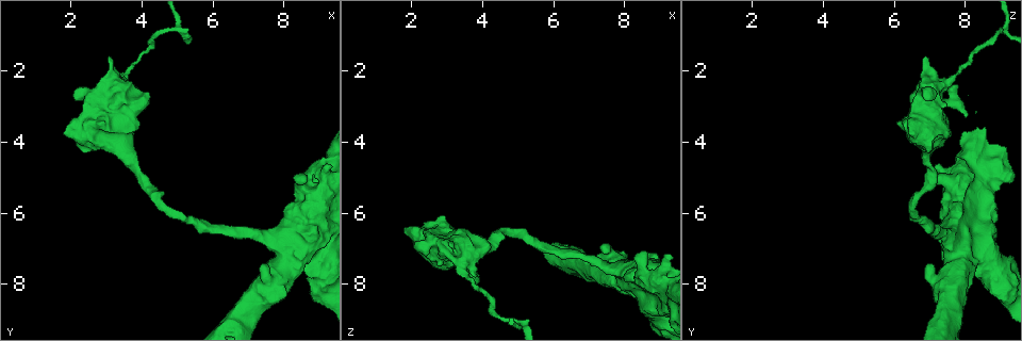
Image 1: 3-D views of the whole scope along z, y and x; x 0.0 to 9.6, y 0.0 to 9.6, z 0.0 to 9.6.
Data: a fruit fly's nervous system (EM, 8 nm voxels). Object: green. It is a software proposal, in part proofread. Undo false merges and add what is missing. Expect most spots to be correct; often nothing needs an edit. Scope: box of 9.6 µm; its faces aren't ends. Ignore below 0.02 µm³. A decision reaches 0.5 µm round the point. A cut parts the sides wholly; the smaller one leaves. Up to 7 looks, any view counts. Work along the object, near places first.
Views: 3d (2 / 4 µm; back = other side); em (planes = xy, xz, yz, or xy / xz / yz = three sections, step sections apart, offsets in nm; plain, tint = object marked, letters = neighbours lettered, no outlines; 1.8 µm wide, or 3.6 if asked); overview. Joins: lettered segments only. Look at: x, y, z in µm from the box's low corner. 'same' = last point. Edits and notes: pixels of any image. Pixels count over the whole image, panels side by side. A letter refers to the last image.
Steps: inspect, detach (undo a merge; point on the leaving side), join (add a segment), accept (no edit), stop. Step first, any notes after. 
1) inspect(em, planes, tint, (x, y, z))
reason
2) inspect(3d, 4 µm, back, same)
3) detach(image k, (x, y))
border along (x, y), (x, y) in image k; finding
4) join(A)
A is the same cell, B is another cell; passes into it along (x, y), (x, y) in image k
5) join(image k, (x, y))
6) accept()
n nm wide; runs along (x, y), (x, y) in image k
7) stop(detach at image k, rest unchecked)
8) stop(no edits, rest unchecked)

inspect(3d, 4 µm, (8.90, 4.70, 7.75))
an open end

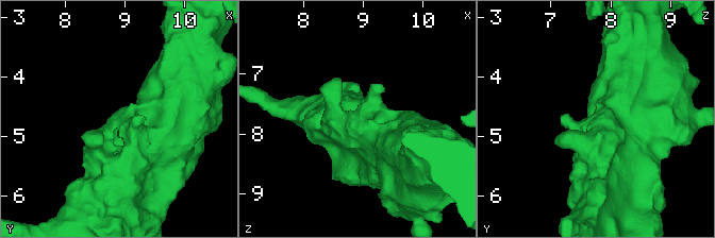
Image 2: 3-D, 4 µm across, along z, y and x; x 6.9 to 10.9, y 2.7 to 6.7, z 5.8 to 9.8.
inspect(em, 3.6 µm, planes, letters, (8.90, 4.70, 7.75))

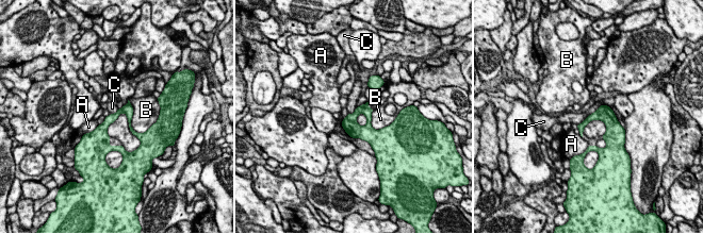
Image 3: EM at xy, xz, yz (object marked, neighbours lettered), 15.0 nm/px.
accept()
A, B and C are other cells; border along (603, 103), (577, 124) in image 3; no lettered segment goes on from it

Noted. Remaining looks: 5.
inspect(3d, 4 µm, (3.70, 3.30, 8.00))
an open end

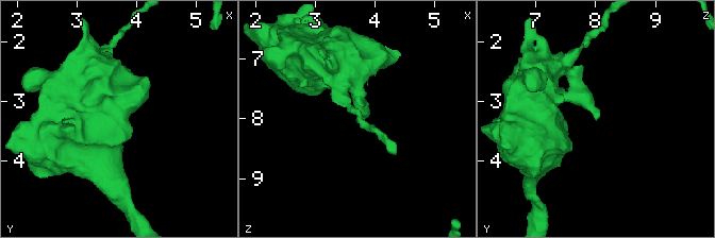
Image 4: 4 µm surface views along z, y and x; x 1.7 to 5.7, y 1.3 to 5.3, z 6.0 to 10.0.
inspect(em, 3.6 µm, yz, step 8, tint, same)

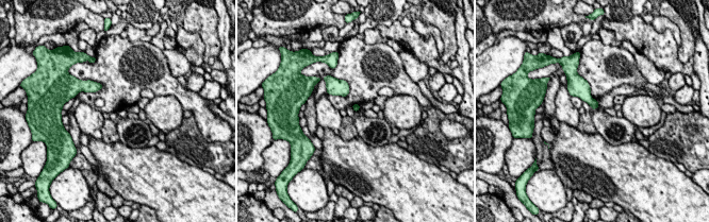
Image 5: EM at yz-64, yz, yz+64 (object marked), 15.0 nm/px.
inspect(em, 3.6 µm, planes, letters, same)
another direction

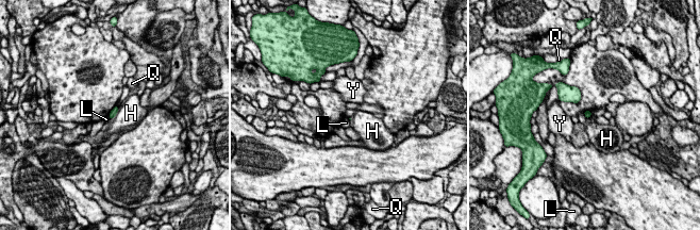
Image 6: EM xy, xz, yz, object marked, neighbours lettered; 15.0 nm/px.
accept()
H touches over 220 nm; H, L, Q and Y are other cells; no lettered segment goes on from it

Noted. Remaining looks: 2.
stop(no edits, rest unchecked)

